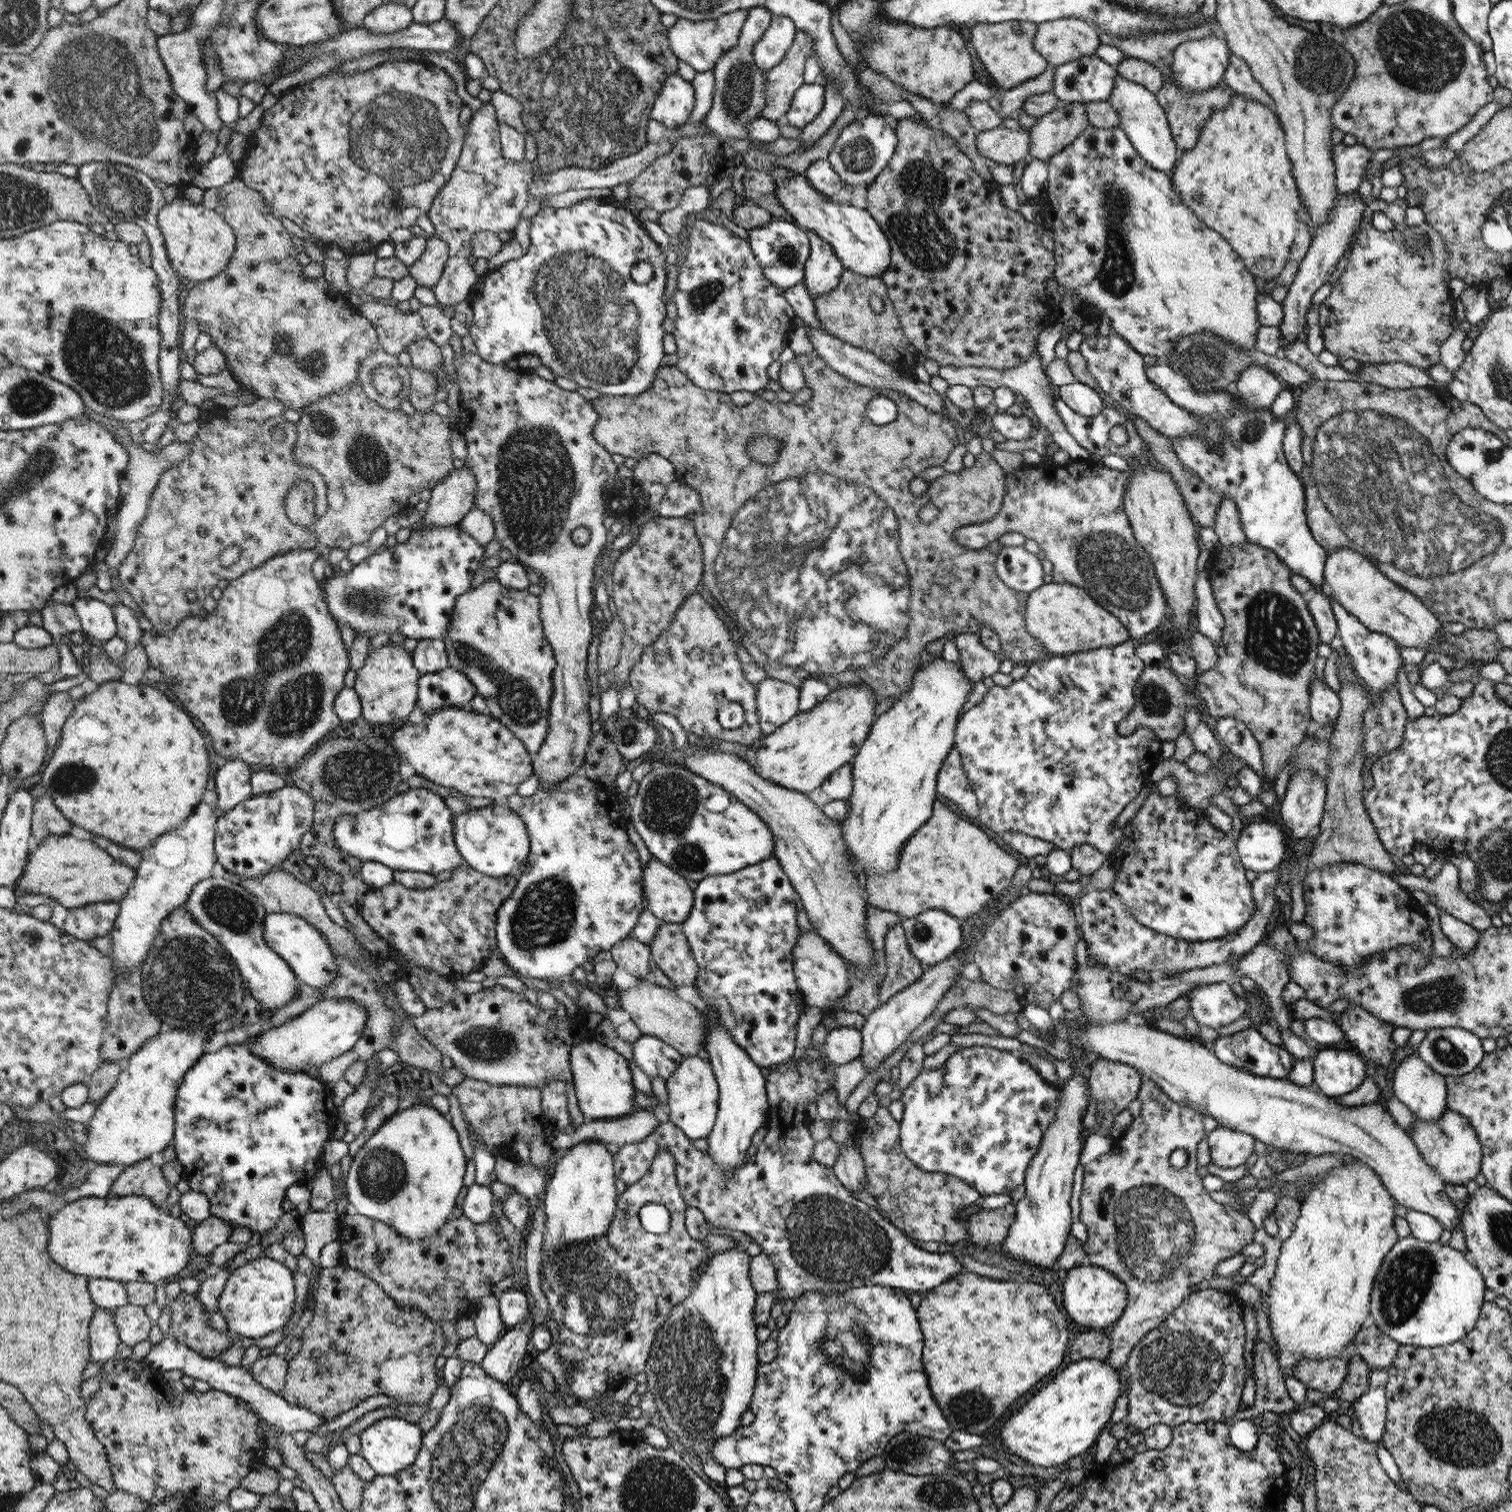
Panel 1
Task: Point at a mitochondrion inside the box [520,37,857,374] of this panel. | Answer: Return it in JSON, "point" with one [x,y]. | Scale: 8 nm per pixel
{"point":[593,136]}

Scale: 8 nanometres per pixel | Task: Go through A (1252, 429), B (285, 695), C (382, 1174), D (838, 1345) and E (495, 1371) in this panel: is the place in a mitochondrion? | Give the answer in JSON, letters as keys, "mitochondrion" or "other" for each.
{"A":"mitochondrion","B":"mitochondrion","C":"mitochondrion","D":"mitochondrion","E":"other"}

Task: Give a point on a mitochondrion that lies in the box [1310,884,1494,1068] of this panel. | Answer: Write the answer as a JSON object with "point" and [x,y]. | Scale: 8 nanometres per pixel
{"point":[1434,996]}

